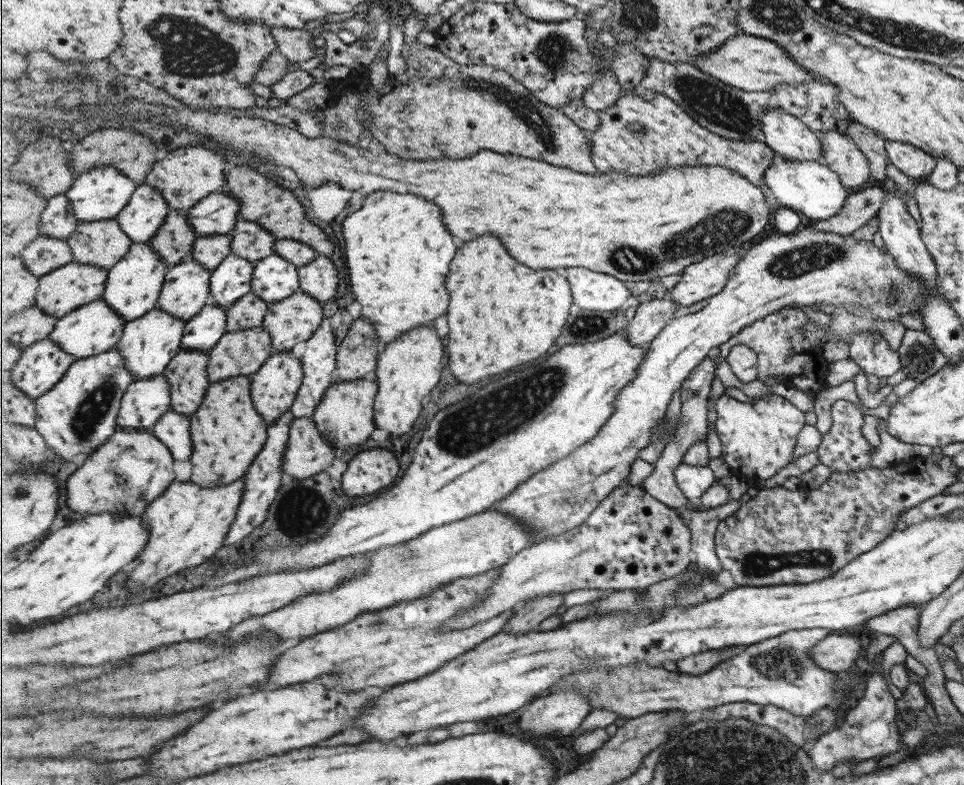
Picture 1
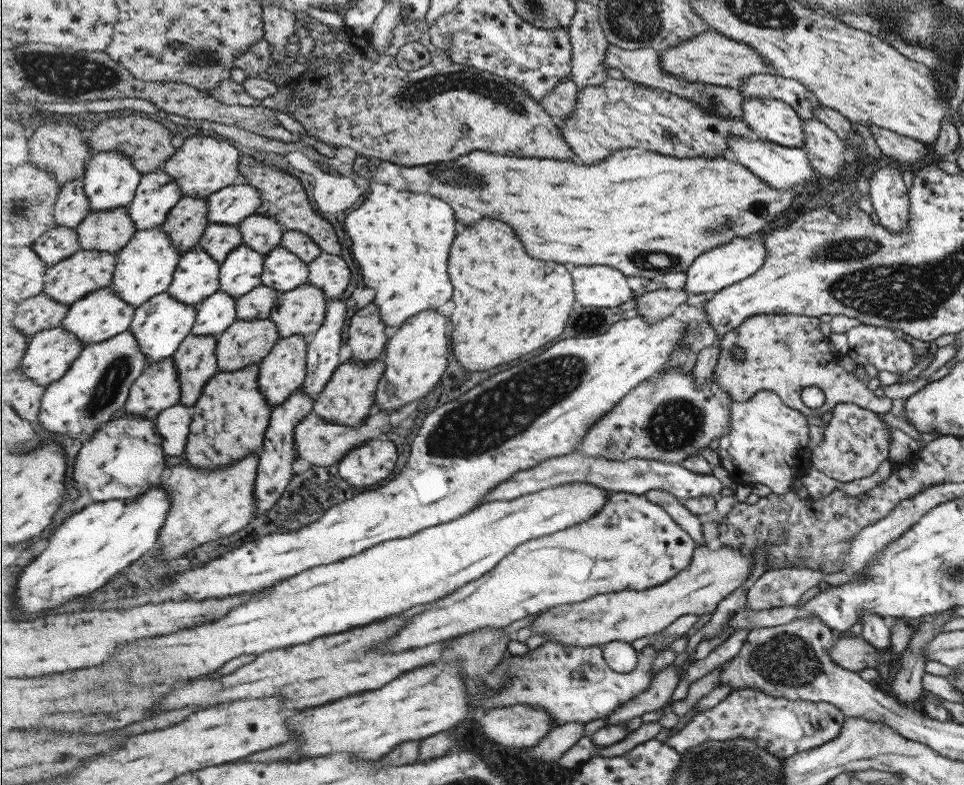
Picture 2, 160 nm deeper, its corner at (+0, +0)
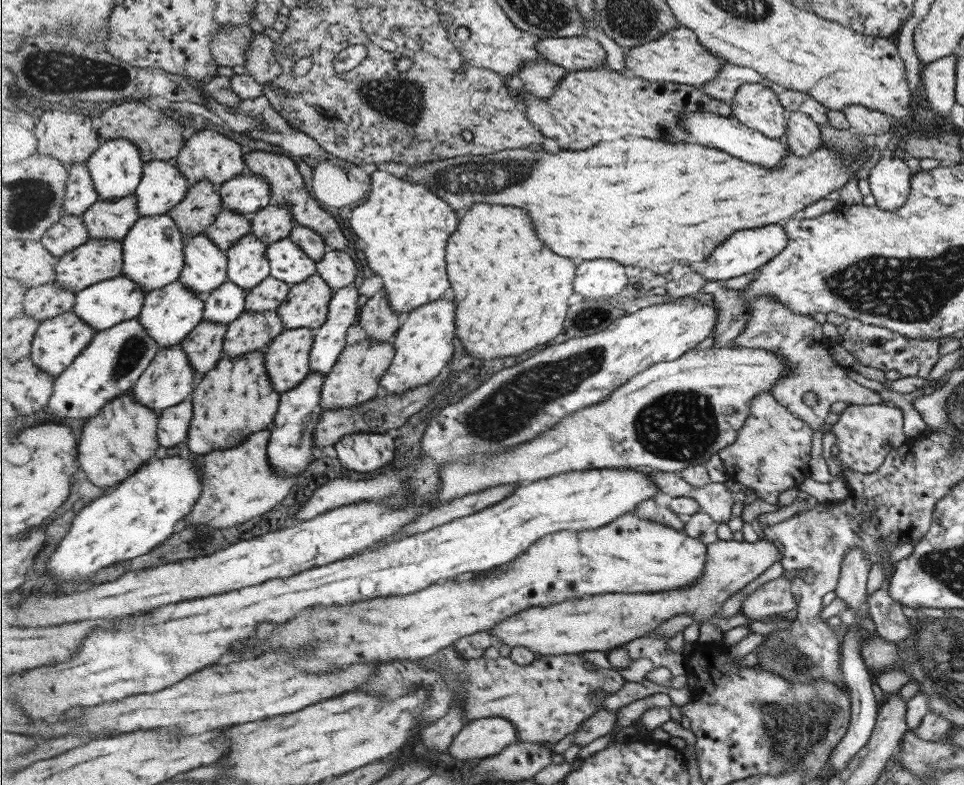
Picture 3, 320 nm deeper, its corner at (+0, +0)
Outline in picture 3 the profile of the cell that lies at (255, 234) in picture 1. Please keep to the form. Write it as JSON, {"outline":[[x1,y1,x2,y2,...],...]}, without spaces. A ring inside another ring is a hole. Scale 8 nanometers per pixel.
{"outline":[[271,203,252,216,252,232,265,244,273,244,290,236,297,226,292,210,287,205]]}

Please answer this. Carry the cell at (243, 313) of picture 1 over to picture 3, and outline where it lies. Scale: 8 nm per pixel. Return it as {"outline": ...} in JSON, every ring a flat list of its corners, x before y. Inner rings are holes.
{"outline":[[269,275,261,284,248,291,246,310,251,312,277,311,278,306,288,299,293,285]]}

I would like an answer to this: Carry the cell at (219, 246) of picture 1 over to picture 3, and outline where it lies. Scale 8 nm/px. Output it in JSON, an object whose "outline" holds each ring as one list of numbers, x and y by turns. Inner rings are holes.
{"outline":[[222,210,207,234,227,252,237,241,252,232,252,217,233,210]]}

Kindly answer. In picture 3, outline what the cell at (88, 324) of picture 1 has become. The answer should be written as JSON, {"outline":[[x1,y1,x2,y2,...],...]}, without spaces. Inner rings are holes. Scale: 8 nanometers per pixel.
{"outline":[[123,274,79,291,72,310,99,332,113,328,120,322,137,318,146,304,146,293,146,290,135,282,135,279]]}

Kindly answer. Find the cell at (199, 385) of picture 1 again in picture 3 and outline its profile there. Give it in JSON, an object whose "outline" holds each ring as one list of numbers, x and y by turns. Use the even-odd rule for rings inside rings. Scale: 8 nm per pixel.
{"outline":[[203,321,193,333,182,342,198,380,213,370,225,356,224,341,228,325]]}

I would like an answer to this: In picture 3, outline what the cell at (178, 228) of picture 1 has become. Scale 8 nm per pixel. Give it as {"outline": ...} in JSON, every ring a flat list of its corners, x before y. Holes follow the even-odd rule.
{"outline":[[200,180,190,187,187,196,169,213,185,239,209,230,223,210,223,197,219,187,210,180]]}

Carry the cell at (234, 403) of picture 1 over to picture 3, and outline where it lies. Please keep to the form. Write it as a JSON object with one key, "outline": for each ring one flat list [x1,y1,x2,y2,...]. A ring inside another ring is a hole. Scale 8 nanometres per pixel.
{"outline":[[253,351,237,358,224,356,213,370,201,376,190,399,194,403,195,414,195,422,192,422,188,437,190,453,199,457,217,450,237,448,237,445,247,442,246,438,253,433,271,427,276,420,282,394,275,390,269,376,265,351]]}

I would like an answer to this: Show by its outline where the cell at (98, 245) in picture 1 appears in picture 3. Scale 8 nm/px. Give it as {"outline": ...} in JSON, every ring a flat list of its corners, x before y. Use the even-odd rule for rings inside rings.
{"outline":[[136,193,118,199,100,198,82,216,90,238,122,241,142,217,137,208,138,202]]}

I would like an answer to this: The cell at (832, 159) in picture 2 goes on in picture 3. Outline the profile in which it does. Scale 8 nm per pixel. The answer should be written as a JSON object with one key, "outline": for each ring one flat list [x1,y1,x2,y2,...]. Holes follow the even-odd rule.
{"outline":[[799,111,788,112,786,117,786,134,784,142,793,154,807,156,815,152,822,144,816,122]]}

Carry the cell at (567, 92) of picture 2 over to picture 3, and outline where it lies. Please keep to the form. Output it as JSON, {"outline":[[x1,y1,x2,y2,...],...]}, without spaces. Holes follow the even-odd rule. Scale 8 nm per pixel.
{"outline":[[533,61,526,62,524,67,516,72,516,75,524,83,525,90,536,97,546,99,557,90,567,73,566,68,550,61]]}

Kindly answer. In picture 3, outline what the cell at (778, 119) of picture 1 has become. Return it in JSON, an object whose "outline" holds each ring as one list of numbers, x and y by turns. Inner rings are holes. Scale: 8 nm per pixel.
{"outline":[[747,83,739,87,731,100,733,116,745,126,758,130,763,136,784,140,786,134,785,110,769,88,761,83]]}

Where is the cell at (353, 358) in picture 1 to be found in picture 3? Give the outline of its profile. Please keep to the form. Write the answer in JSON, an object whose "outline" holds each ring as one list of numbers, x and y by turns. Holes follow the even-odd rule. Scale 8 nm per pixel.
{"outline":[[385,288,364,303,361,312,360,326,365,330,366,337,378,341,393,341,396,332,401,328,399,313,390,305]]}

